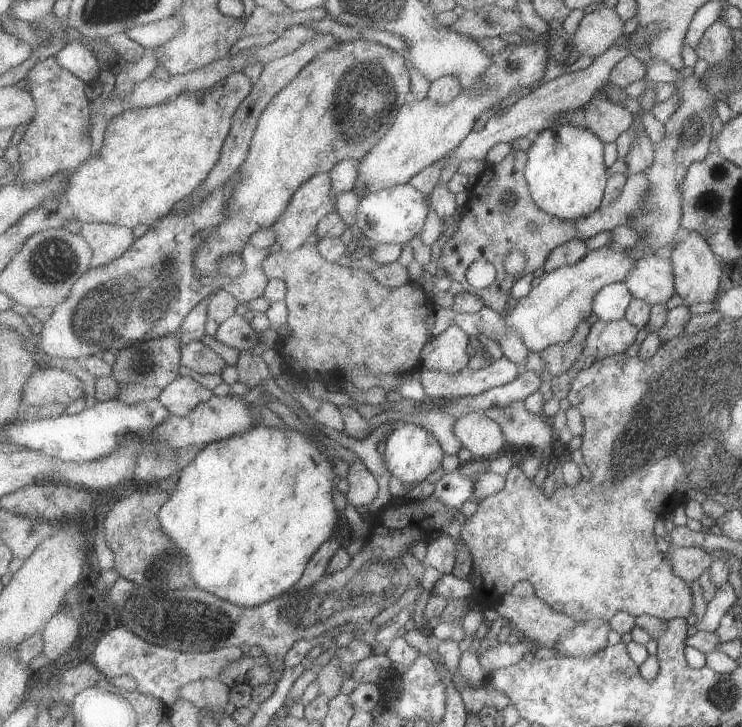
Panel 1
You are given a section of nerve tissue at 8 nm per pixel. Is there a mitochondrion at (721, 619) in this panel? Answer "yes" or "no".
no

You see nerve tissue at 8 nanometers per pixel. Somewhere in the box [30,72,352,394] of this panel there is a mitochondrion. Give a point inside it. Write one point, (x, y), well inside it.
(114, 313)

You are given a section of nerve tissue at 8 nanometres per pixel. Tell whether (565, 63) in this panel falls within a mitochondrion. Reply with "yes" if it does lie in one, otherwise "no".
no

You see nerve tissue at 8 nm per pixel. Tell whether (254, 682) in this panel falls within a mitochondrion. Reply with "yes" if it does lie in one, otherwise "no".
no

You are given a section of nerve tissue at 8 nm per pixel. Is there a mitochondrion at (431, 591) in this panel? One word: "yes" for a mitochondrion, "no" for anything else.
no

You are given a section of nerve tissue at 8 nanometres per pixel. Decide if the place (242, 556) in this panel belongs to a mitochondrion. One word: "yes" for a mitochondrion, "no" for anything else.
no

